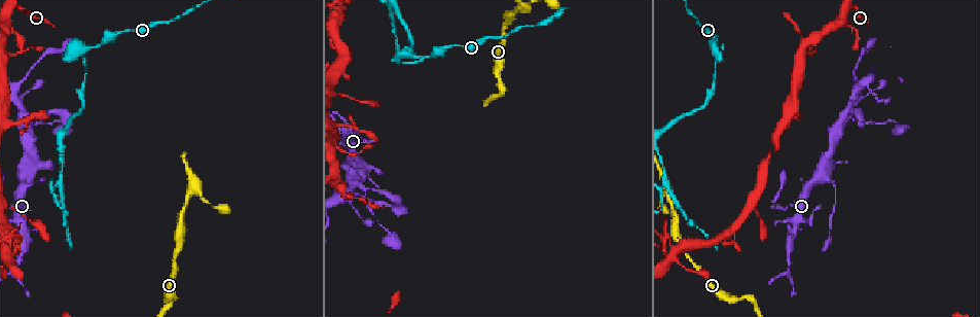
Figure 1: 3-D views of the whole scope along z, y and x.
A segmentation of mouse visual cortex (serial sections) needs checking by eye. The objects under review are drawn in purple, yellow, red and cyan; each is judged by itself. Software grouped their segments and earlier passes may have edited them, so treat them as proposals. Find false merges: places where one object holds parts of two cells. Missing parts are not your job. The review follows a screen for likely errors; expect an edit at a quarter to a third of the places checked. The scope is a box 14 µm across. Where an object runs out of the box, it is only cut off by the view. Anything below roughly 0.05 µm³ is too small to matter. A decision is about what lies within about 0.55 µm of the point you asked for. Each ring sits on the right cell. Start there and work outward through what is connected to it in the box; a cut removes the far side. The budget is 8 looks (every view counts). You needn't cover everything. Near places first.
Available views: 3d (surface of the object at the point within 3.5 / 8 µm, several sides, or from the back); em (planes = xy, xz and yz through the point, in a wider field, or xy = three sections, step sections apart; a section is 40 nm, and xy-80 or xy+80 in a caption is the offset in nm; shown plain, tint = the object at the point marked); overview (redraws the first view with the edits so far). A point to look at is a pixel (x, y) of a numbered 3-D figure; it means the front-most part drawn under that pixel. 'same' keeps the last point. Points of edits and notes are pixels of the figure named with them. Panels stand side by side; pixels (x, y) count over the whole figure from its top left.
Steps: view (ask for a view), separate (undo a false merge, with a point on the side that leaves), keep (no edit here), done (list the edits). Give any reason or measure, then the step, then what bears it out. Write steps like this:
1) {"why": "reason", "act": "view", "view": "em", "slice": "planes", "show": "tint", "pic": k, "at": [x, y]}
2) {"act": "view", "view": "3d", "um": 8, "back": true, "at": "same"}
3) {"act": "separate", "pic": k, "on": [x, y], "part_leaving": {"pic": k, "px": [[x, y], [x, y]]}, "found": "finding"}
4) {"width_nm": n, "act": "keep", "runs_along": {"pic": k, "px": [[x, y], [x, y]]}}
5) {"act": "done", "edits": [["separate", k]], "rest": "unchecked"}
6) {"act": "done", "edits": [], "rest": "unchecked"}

{"act": "view", "view": "3d", "um": 8, "pic": 1, "at": [524, 8]}

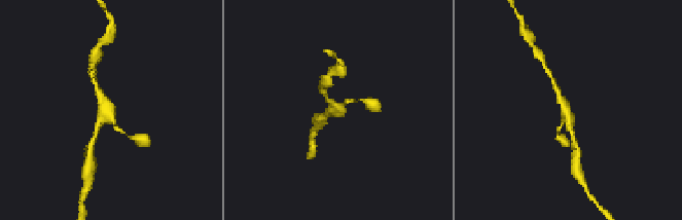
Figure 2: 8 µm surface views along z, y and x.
{"arms": 3, "arm_widths_nm": [150, 150, 250], "act": "view", "view": "em", "slice": "xy", "step": 2, "show": "tint", "pic": 2, "at": [569, 117]}

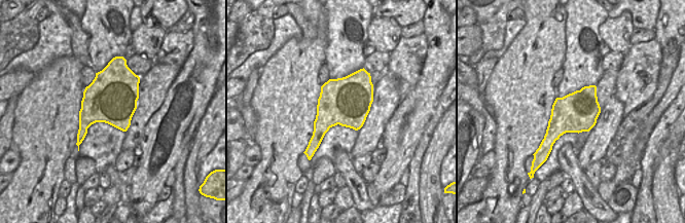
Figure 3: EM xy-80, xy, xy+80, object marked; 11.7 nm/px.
{"width_nm": 550, "act": "keep", "runs_along": {"pic": 2, "px": [[323, 117], [355, 100]]}, "found": "all the same cell"}

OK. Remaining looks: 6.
{"why": "a narrow waist", "act": "view", "view": "3d", "um": 3.5, "pic": 1, "at": [754, 208]}

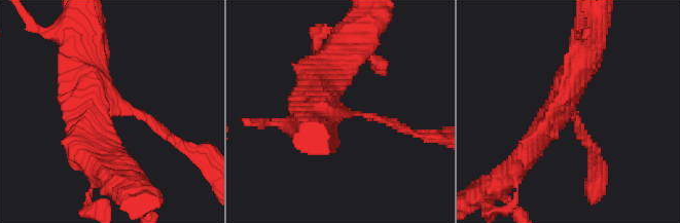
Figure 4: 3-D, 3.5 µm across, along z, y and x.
{"why": "need the tissue", "act": "view", "view": "em", "slice": "xy", "step": 2, "show": "tint", "pic": 4, "at": [574, 112]}

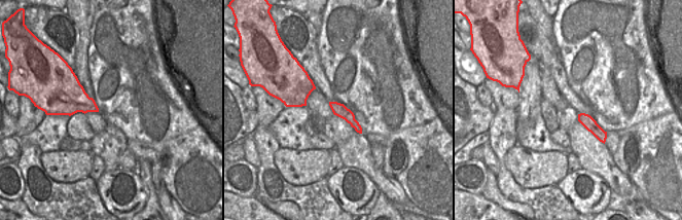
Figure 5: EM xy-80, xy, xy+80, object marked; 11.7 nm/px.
{"act": "keep", "runs_along": {"pic": 4, "px": [[316, 120], [337, 109], [414, 133]]}, "found": "one cell here"}

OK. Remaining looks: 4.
{"why": "thin neck", "act": "view", "view": "3d", "um": 3.5, "pic": 1, "at": [349, 125]}

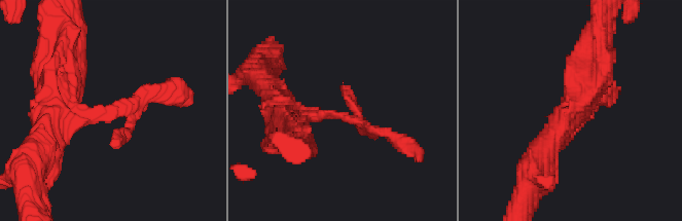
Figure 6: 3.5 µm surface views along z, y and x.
{"why": "now the EM", "act": "view", "view": "em", "slice": "xy", "step": 5, "show": "tint", "pic": 6, "at": [116, 106]}

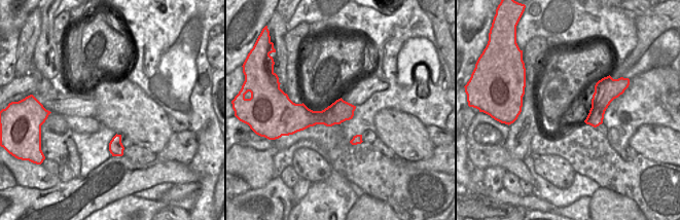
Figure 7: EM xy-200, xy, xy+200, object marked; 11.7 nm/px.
{"act": "keep", "runs_along": {"pic": 6, "px": [[289, 121], [339, 113], [402, 143]]}, "found": "one cell here"}

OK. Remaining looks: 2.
{"act": "view", "view": "3d", "um": 3.5, "pic": 1, "at": [418, 56]}

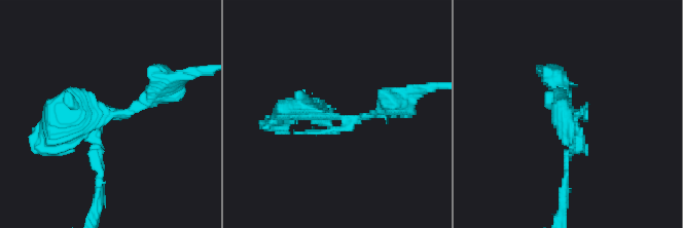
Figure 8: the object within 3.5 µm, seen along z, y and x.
{"act": "view", "view": "em", "slice": "xy", "step": 3, "show": "tint", "pic": 8, "at": [106, 118]}

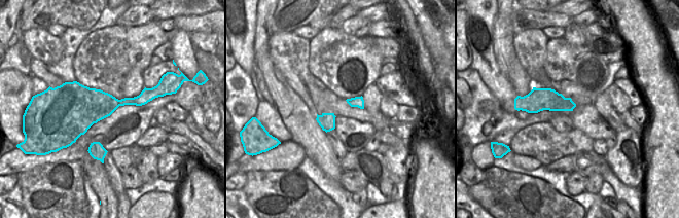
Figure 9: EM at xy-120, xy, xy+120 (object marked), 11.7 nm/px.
{"act": "separate", "pic": 8, "on": [84, 132], "part_leaving": {"pic": 8, "px": [[113, 113], [95, 126], [98, 201]]}, "found": "a second cell is stuck on"}

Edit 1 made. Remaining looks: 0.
{"act": "done", "edits": [["separate", 8]], "rest": "unchecked"}

